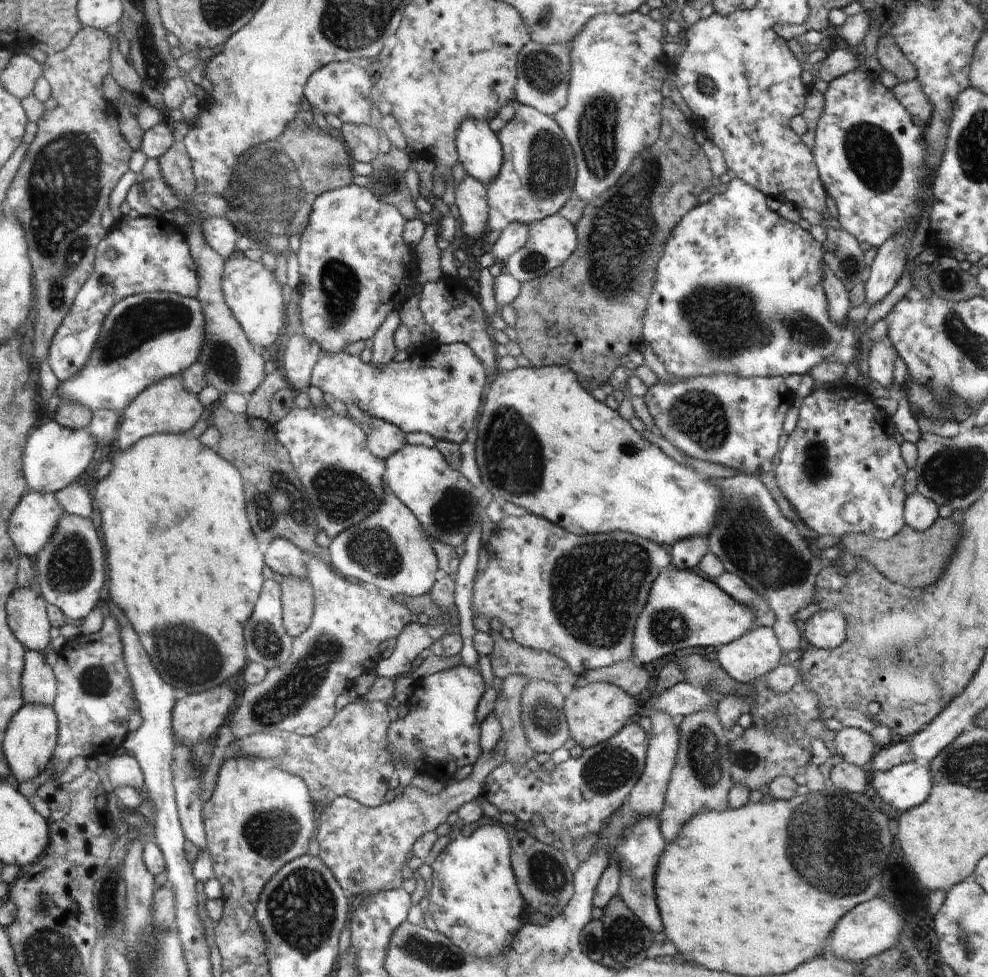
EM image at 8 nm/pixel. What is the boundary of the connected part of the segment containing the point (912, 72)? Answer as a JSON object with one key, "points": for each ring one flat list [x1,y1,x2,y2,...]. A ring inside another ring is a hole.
{"points":[[890,34,880,36,877,44,877,56,883,70,894,74,899,83,910,82,917,78,916,67,906,58]]}

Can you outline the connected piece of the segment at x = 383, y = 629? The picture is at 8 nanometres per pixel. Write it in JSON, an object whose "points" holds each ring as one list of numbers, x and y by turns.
{"points":[[304,553,304,560,308,581,315,587,315,618,310,628,293,638,290,656,282,664,268,669,266,676,258,684,245,688,237,704,238,708,233,712,232,720,229,722,236,739,272,732,315,736,332,722,337,713,334,709,336,698,344,690,350,689,360,674,375,670,381,659,378,649,380,643,388,638,397,638,402,629,415,619,405,604,378,590,364,588,356,582,334,574,332,568,318,557]]}

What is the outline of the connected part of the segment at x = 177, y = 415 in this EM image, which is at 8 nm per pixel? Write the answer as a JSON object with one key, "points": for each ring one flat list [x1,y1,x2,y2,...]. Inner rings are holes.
{"points":[[181,373,155,382,140,393,136,400,125,410,123,423,119,428,121,449,129,449,142,438,158,433,186,433,202,416,202,403,197,394,192,394,183,385]]}

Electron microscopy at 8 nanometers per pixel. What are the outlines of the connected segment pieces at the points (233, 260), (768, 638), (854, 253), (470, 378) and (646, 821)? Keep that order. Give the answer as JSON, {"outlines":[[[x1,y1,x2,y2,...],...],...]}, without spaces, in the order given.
{"outlines":[[[237,253,225,259,222,288,226,304,231,308,256,352,270,354,266,348,270,348,278,340,282,324,284,324,282,320,284,298,282,298,282,288,276,282,276,276,264,266,261,259,255,261,242,253]],[[755,627,718,648,716,663,740,684,752,684,774,670,782,658,773,627]],[[828,226,823,245,823,262,847,286,856,284,864,270,864,253,858,239,848,231]],[[464,343,430,345,424,354,411,355,402,362,392,361,382,369,376,369,369,363,362,362,360,357,344,352,333,355,320,352,311,374,311,384,320,387,324,393,332,394,340,402,354,402,369,416,384,419,400,427,405,433,428,432,436,441,462,444,467,440,478,418,478,408,482,404,482,388,486,388,486,369,475,351]],[[645,817,625,831,609,863,609,865,616,863,621,874,622,881,619,884,618,895,654,935,663,930,663,919,659,913,655,895,655,872,658,869,659,858,662,857,663,850,666,849,666,844,662,828,659,826,659,819]]]}

